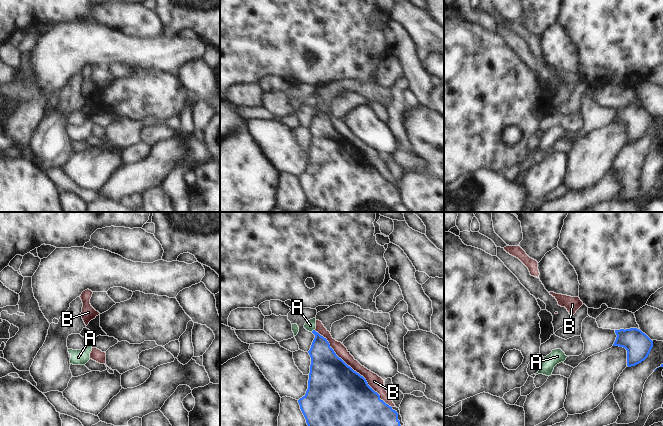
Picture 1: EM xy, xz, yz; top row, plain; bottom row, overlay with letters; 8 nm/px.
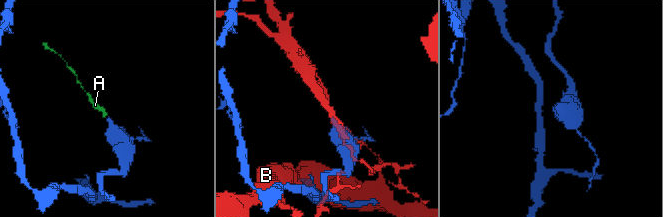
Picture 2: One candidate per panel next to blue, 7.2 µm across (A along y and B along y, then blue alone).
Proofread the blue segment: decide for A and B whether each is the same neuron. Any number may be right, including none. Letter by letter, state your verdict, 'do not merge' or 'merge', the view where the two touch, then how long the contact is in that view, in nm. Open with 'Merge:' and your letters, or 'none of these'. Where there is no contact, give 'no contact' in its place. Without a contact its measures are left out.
Merge: A
A: merge | xz | 40 nm
B: do not merge | xz | 900 nm

